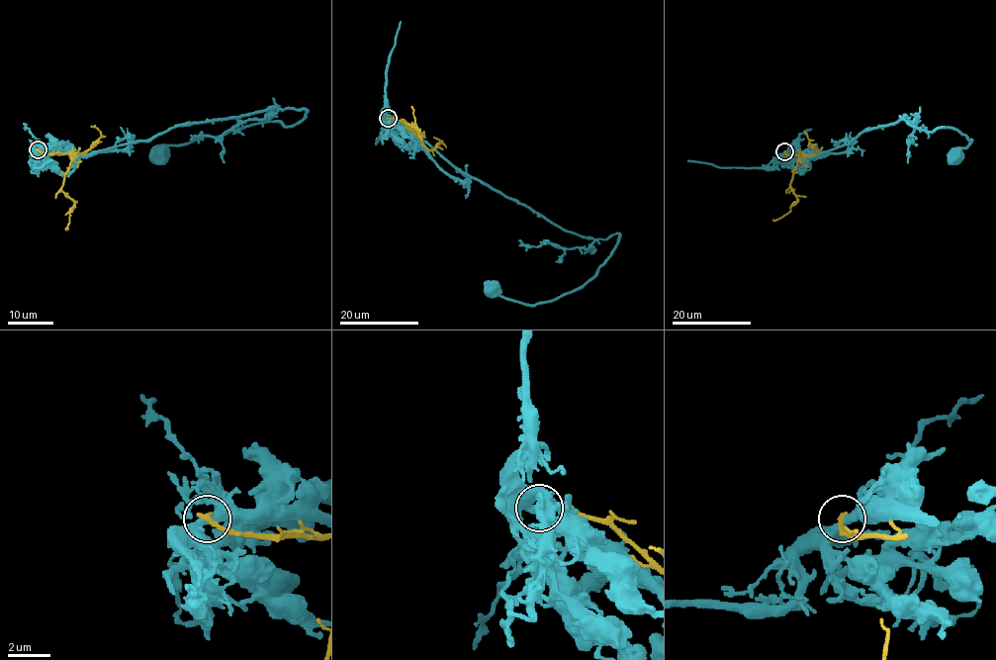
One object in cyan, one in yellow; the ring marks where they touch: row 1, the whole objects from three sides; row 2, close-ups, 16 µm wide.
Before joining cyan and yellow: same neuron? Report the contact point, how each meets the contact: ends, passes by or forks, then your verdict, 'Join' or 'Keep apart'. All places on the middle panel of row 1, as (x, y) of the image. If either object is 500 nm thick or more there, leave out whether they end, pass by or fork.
Place: (388, 118). At the ring cyan passes by. At the ring yellow ends. Keep apart

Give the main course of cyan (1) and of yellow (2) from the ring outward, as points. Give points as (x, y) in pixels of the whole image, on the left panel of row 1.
1: (38, 150), (92, 155), (177, 125), (272, 108), (306, 111), (291, 126), (262, 122), (169, 144), (161, 155)
2: (38, 150), (70, 155), (71, 162), (62, 189), (74, 202), (74, 206), (68, 213), (66, 228)

